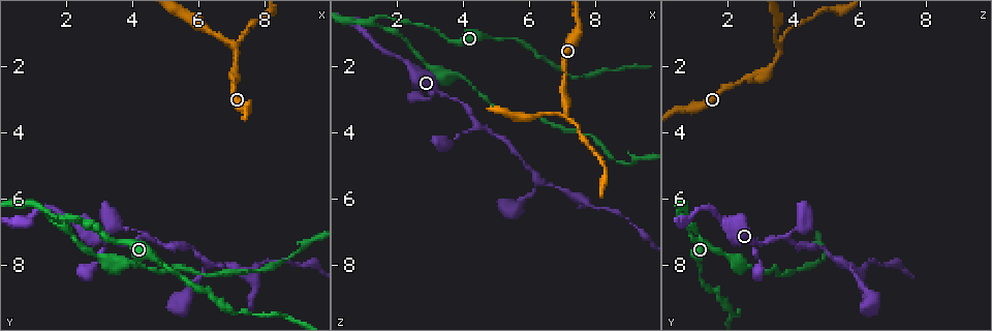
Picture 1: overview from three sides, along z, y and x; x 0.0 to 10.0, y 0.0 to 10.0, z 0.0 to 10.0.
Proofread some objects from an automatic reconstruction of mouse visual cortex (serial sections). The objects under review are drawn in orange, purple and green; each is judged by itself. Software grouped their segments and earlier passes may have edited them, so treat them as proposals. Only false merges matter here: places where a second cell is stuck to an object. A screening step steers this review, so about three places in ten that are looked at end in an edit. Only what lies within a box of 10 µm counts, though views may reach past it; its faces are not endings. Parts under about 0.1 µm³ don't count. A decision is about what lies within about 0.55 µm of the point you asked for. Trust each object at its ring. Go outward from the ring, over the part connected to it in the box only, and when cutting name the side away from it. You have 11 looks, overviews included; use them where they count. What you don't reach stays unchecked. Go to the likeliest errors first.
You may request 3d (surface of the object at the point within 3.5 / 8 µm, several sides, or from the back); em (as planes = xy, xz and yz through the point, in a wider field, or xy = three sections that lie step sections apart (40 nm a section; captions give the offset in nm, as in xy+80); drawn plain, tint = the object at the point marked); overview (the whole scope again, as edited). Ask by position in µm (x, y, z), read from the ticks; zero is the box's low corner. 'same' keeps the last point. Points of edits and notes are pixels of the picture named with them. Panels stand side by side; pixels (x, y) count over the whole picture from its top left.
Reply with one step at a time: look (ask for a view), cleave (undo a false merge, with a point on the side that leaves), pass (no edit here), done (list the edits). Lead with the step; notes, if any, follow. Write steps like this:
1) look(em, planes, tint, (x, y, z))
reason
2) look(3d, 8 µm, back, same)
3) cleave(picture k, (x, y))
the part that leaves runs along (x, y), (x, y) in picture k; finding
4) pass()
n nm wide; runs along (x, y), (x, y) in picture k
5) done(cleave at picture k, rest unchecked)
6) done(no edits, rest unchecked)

look(3d, 8 µm, (7.15, 1.50, 3.60))

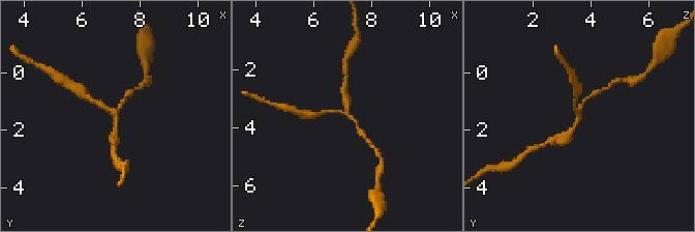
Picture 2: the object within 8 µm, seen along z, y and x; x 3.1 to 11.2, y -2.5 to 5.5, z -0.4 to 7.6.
look(em, xy, step 5, tint, same)
need the tissue

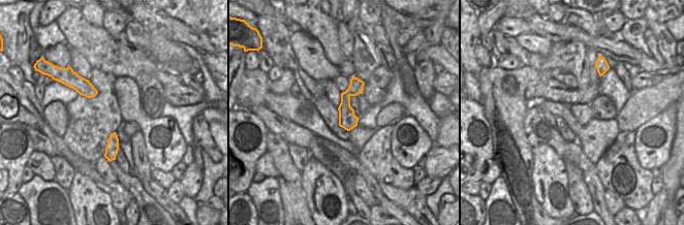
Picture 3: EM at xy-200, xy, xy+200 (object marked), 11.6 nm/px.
cleave(picture 2, (88, 97))
220 nm wide; the part that leaves runs along (110, 109), (96, 104), (70, 85) in picture 2; a second cell is stuck on

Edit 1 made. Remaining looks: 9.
look(3d, 3.5 µm, (4.40, 7.20, 3.80))
a fork

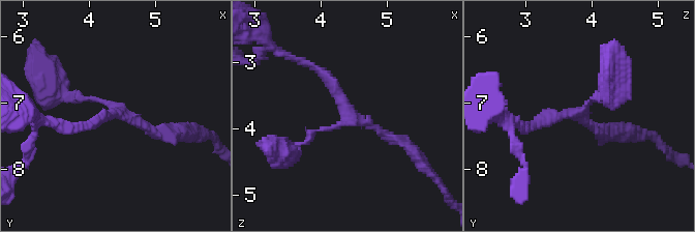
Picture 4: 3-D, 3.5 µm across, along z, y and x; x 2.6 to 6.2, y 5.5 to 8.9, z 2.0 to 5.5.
look(em, xy, step 5, tint, (4.45, 7.20, 3.75))
3 arms; arms of 100, 150, 150 nm; need the tissue

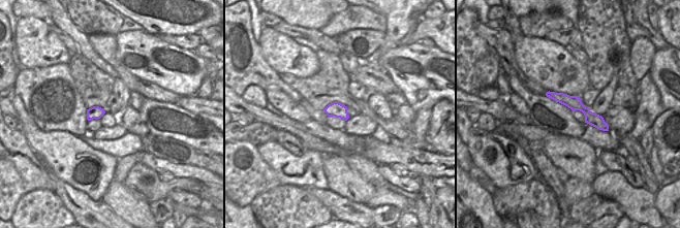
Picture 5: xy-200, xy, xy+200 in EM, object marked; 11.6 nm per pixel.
pass()
170 nm wide; runs along (308, 64), (359, 122), (403, 143) in picture 4; continuous, no second cell

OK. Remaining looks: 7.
look(em, xy, step 2, tint, (8.15, 7.95, 6.35))
calibre changes

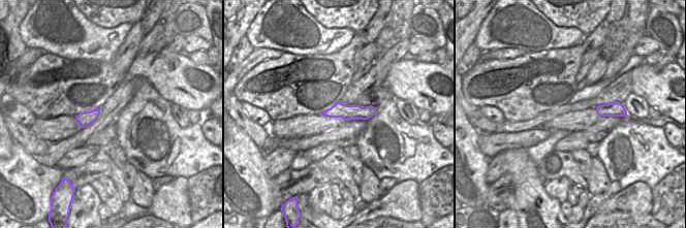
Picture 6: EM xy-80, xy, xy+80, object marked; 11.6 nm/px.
look(3d, 3.5 µm, same)

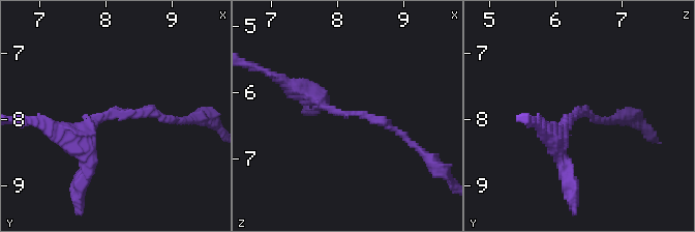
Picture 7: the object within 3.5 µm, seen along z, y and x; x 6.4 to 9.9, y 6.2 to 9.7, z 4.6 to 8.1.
pass()
runs along (373, 109), (326, 114) in picture 6; one cell here

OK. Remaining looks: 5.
look(3d, 8 µm, (5.15, 8.10, 1.20))
thick turns thin

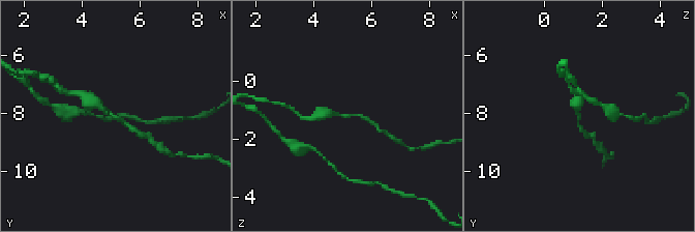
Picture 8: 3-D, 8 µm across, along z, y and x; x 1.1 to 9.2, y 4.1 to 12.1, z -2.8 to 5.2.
look(em, planes, tint, same)

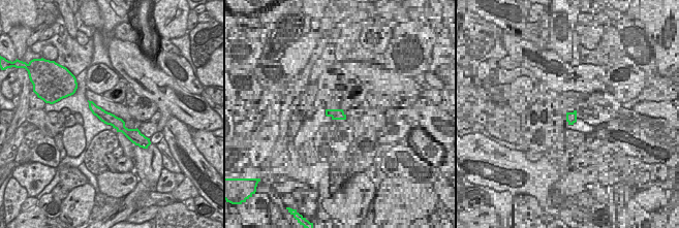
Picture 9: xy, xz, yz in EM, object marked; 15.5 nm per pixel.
pass()
runs along (88, 99), (138, 132) in picture 8; one cell here

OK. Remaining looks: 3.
done(cleave at picture 2, rest unchecked)

